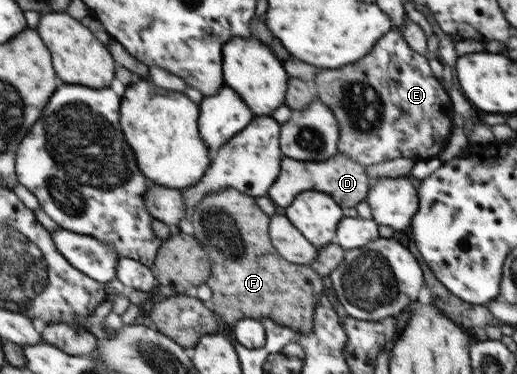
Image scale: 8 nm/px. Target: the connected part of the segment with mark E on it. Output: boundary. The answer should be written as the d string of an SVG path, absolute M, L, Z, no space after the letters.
M395 29L385 33L359 61L337 69L321 71L315 83L319 99L323 99L323 103L333 109L339 122L339 153L364 168L399 158L411 159L414 162L438 158L452 133L455 113L448 92L433 75L425 54L409 47L405 38Z

